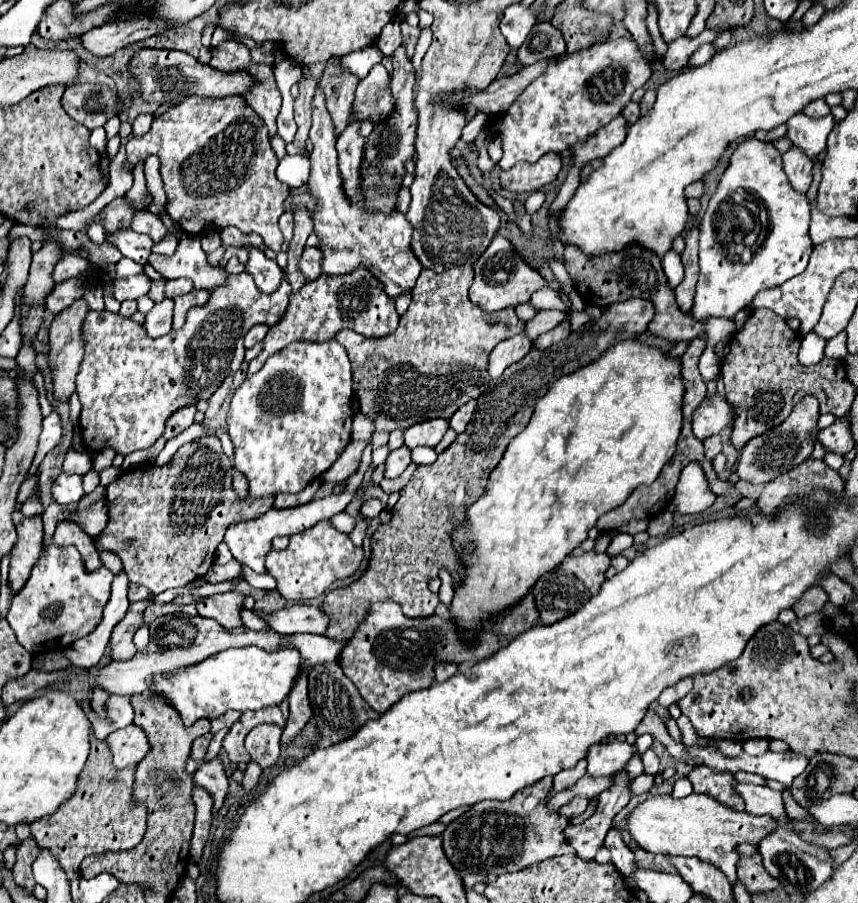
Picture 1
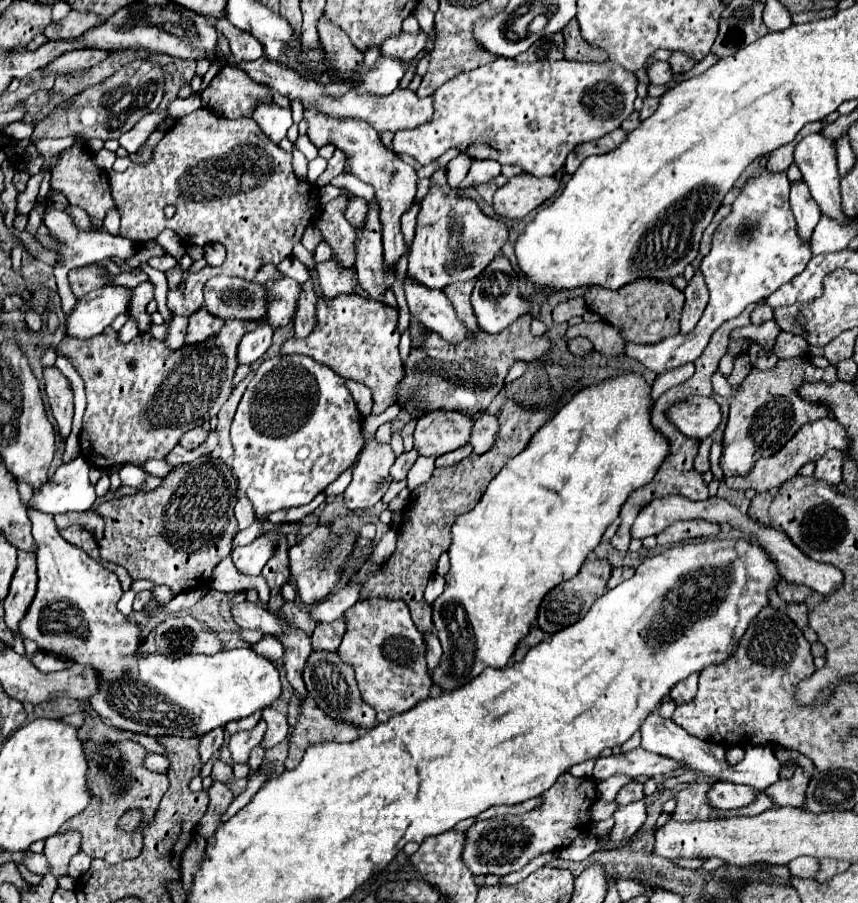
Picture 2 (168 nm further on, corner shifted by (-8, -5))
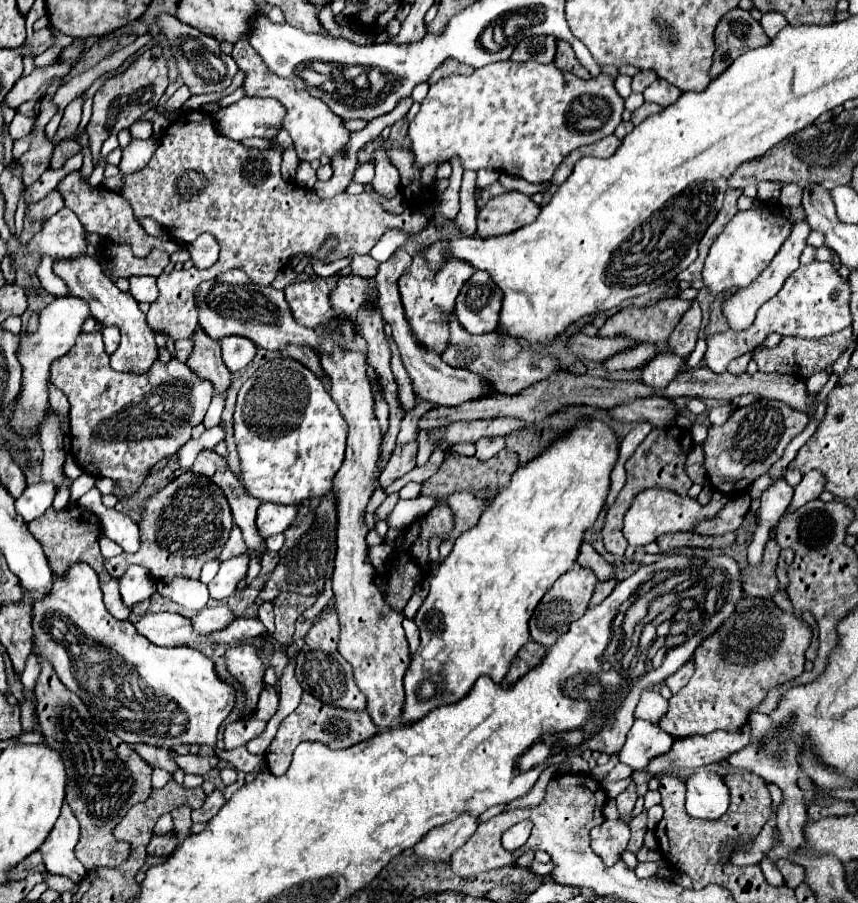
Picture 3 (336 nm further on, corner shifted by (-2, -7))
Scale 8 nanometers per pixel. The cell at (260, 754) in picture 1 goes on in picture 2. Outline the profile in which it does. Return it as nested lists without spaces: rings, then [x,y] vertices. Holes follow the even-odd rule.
[[[265,708],[263,720],[267,722],[267,732],[265,732],[263,740],[261,740],[261,748],[263,750],[271,750],[277,744],[281,744],[287,738],[287,734],[289,734],[287,716],[277,712],[277,710],[273,710],[273,708]]]

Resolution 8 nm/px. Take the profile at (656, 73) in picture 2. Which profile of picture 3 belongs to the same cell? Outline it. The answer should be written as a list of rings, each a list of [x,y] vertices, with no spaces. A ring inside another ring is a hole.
[[[655,80],[651,86],[645,88],[645,102],[655,102],[659,106],[671,106],[677,102],[677,98],[681,96],[681,90],[671,86],[669,82],[663,82],[663,80]]]

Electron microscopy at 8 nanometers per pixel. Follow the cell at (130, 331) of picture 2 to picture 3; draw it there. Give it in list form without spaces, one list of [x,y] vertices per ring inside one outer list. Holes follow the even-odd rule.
[[[109,326],[109,328],[103,328],[101,334],[103,334],[103,340],[105,340],[105,352],[111,356],[119,346],[119,328]]]

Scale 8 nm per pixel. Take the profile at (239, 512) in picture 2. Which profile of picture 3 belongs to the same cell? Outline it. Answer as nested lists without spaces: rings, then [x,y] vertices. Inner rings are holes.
[[[235,526],[235,528],[231,530],[231,536],[229,536],[223,552],[219,554],[219,562],[227,560],[227,558],[233,558],[233,556],[239,556],[239,554],[243,554],[243,552],[247,552],[247,546],[245,546],[245,540],[243,540],[243,536],[241,536],[241,530]]]

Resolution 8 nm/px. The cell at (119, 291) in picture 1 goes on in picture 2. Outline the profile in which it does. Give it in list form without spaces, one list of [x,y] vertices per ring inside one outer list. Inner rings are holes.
[[[103,286],[85,294],[71,316],[65,322],[67,336],[91,338],[105,330],[115,316],[127,314],[129,300],[133,298],[133,288],[129,286]]]

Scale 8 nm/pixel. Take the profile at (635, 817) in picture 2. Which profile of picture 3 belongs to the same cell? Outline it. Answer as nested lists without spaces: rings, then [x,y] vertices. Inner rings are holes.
[[[631,782],[631,784],[627,786],[627,790],[625,790],[625,792],[621,792],[621,794],[619,794],[615,800],[617,800],[617,808],[619,808],[621,818],[627,818],[627,816],[631,814],[633,806],[635,806],[635,800],[637,800],[635,782]]]

